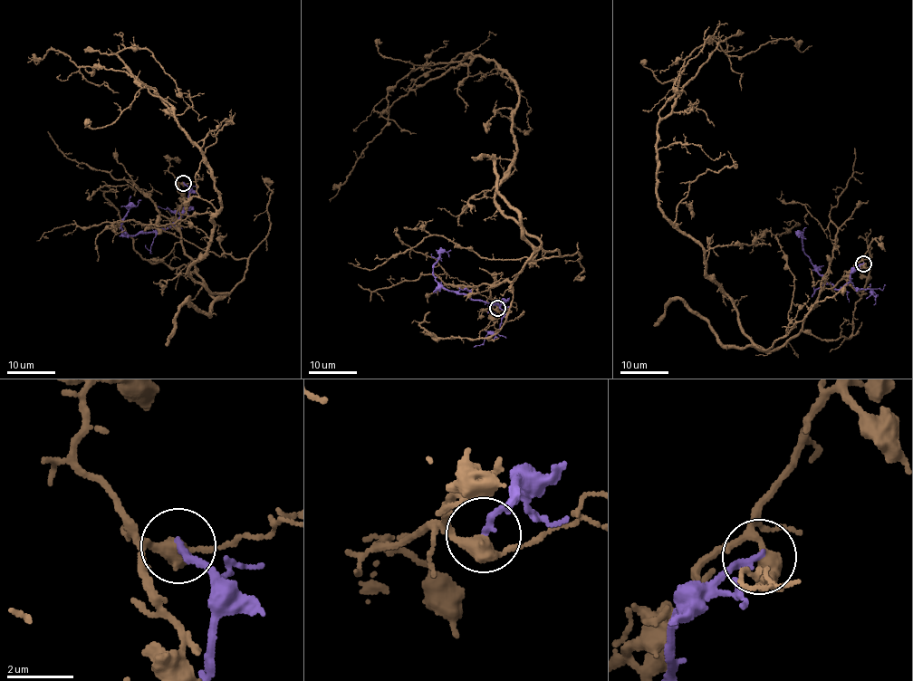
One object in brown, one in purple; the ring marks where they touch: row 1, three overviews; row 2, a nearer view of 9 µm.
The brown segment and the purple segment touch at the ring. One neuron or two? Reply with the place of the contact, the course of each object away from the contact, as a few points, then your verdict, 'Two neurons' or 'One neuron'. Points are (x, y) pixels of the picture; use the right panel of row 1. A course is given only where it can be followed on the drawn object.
Place: (863, 263). Course of brown: (863, 263), (768, 352), (658, 204), (659, 111), (695, 48), (812, 46). Course of purple: (863, 263), (851, 271), (848, 284), (836, 290), (810, 262), (801, 235), (798, 237), (800, 234). Two neurons

